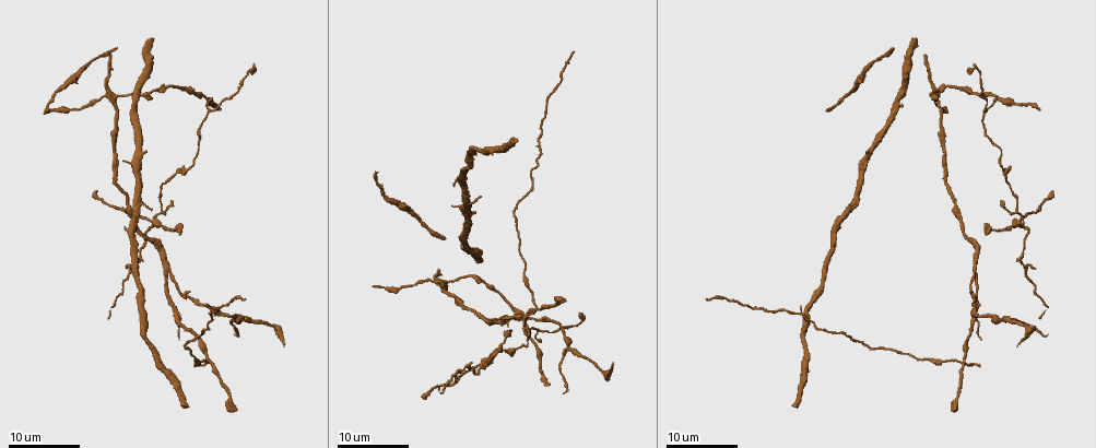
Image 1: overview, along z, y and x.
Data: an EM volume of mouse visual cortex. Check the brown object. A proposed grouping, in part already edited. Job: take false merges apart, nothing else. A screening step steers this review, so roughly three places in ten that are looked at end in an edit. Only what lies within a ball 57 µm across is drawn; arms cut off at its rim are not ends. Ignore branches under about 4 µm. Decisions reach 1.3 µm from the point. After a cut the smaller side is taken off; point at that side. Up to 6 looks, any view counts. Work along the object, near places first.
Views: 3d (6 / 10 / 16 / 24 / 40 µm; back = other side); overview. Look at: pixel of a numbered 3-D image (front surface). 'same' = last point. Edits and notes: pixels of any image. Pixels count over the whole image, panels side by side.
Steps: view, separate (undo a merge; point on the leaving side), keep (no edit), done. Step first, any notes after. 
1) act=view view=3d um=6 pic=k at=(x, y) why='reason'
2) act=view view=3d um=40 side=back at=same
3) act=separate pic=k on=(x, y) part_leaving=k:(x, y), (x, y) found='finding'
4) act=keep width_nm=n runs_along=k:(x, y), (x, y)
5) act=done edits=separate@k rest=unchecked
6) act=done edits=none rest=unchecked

act=view view=3d um=24 pic=1 at=(538, 311) why='four or more arms meet'

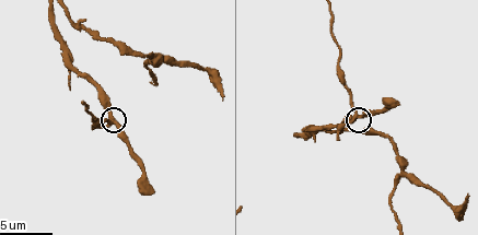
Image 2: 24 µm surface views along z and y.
act=view view=3d um=10 pic=2 at=(112, 122) why='zoom in'

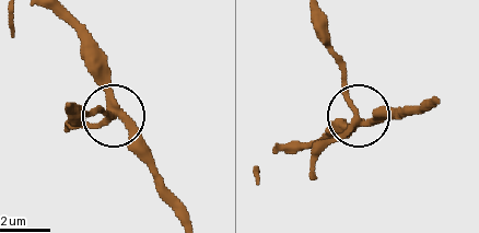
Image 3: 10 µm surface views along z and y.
act=separate pic=3 on=(100, 106) arms=4 part_leaving=3:(357, 118), (323, 13) found='a second neuron is stuck on'

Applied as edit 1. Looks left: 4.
act=view view=overview why='redraw'

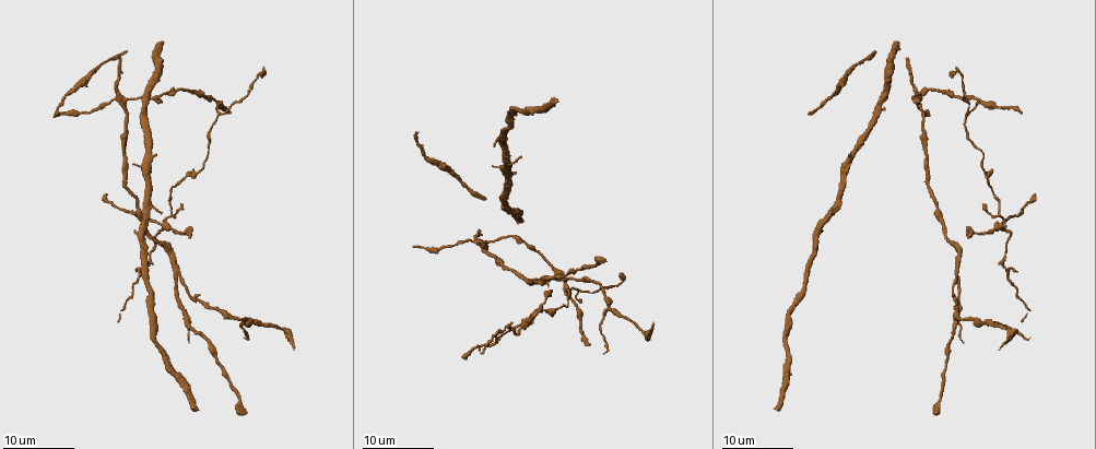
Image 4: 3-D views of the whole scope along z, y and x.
act=view view=3d um=16 pic=4 at=(177, 279) why='two arms in line, one across'

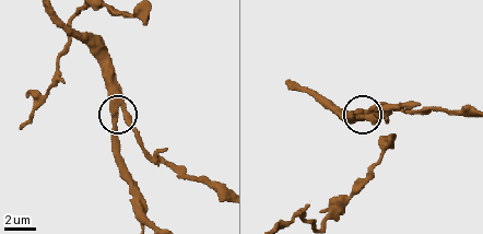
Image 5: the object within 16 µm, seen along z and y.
act=view view=3d um=6 pic=5 at=(113, 121)

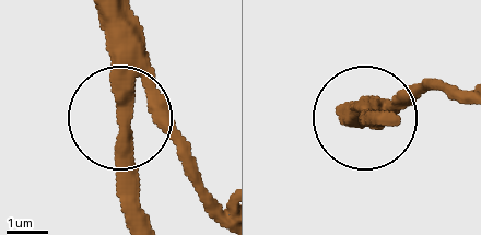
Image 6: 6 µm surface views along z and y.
act=keep width_nm=360 runs_along=6:(100, 20), (125, 72), (125, 218) found='one neuron here'

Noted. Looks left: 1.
act=view view=3d um=10 pic=2 at=(404, 175)

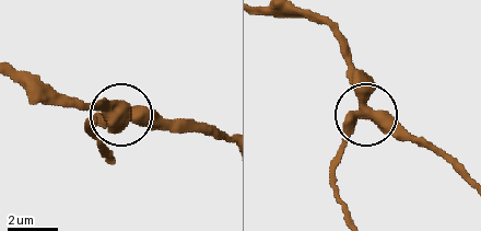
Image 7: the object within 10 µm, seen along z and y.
act=keep width_nm=440 runs_along=7:(294, 11), (330, 27), (364, 110), (335, 164) found='one neuron here'

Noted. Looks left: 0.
act=done edits=separate@3 rest=unchecked

